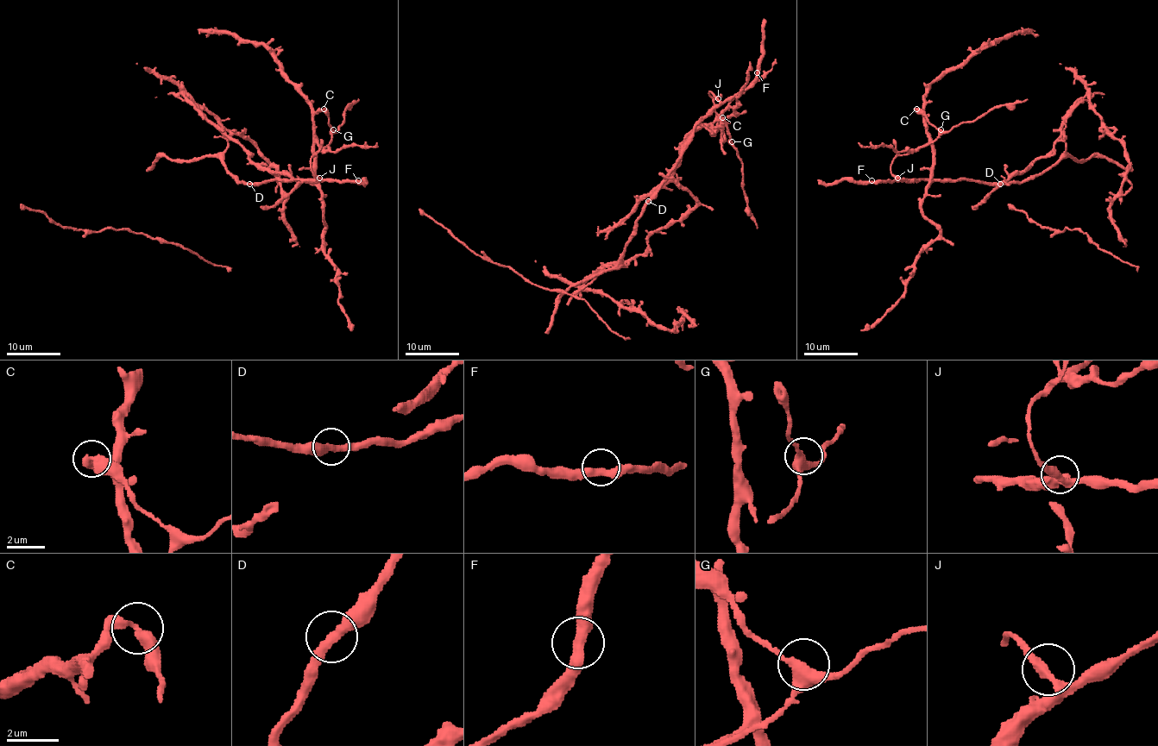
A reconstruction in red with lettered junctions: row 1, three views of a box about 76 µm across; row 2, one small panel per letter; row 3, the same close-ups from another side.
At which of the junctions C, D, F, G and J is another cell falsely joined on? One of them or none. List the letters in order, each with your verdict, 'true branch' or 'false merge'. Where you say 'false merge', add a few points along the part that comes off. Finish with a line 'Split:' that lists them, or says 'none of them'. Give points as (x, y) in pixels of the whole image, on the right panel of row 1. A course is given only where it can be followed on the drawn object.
C: false merge
D: true branch
F: true branch
G: true branch
J: true branch
Split: C

